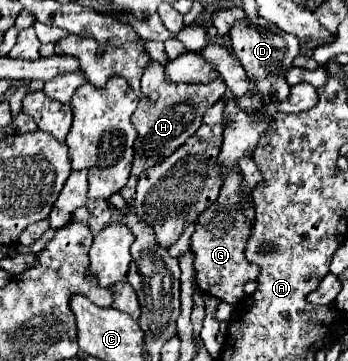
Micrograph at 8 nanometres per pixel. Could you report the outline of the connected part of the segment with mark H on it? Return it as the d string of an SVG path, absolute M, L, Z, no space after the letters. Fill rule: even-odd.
M150 63L142 75L142 89L150 89L158 93L158 99L152 101L150 95L144 95L138 101L138 107L132 115L132 123L138 131L134 141L134 159L132 159L132 175L140 175L148 167L156 165L158 161L166 159L172 151L176 151L188 137L196 133L202 123L202 115L208 107L222 99L226 93L226 85L222 79L214 79L206 85L192 85L192 83L170 83L164 77L164 67L160 63Z

